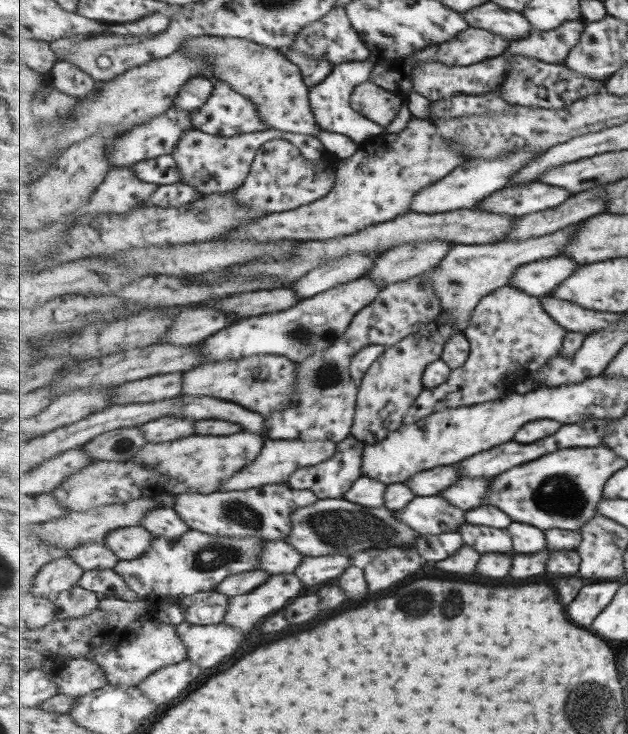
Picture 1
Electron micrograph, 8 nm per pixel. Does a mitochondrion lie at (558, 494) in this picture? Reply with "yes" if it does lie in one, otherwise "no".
yes

